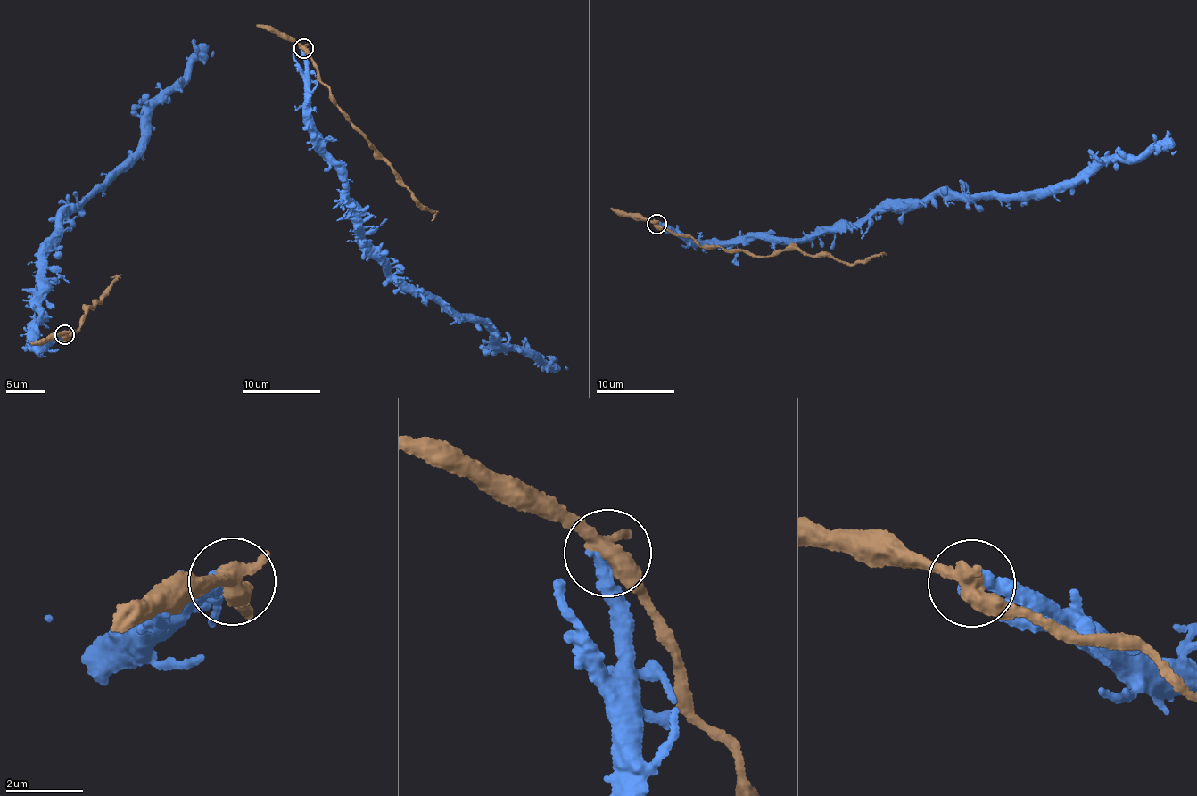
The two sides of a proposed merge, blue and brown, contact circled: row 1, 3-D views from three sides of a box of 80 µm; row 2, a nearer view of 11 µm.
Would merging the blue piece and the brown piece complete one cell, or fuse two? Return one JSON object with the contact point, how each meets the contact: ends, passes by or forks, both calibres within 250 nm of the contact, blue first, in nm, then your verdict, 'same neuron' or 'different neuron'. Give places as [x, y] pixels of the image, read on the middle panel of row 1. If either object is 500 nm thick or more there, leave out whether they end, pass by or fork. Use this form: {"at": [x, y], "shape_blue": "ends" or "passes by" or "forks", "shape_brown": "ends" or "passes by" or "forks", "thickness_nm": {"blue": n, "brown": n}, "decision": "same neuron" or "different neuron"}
{"at": [303, 48], "shape_blue": "ends", "shape_brown": "passes by", "thickness_nm": {"blue": 380, "brown": 480}, "decision": "different neuron"}

